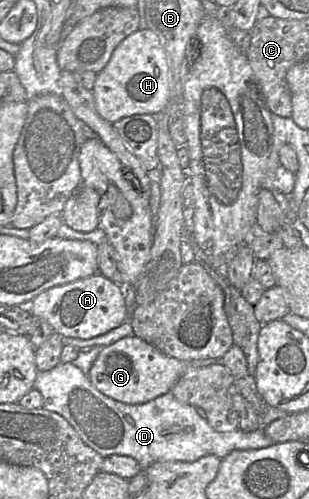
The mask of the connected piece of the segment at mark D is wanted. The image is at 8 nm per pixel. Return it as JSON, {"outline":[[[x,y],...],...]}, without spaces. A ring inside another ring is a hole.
{"outline":[[[72,362],[59,363],[46,372],[38,371],[34,388],[43,396],[42,408],[61,415],[72,426],[80,439],[102,458],[111,455],[129,456],[139,464],[141,471],[156,462],[193,462],[206,455],[222,459],[235,450],[260,449],[274,444],[266,437],[262,427],[252,432],[244,432],[238,428],[231,432],[213,430],[207,420],[198,415],[195,407],[179,402],[171,392],[144,404],[129,405],[116,401],[99,392],[90,382],[88,375],[85,375]]]}

